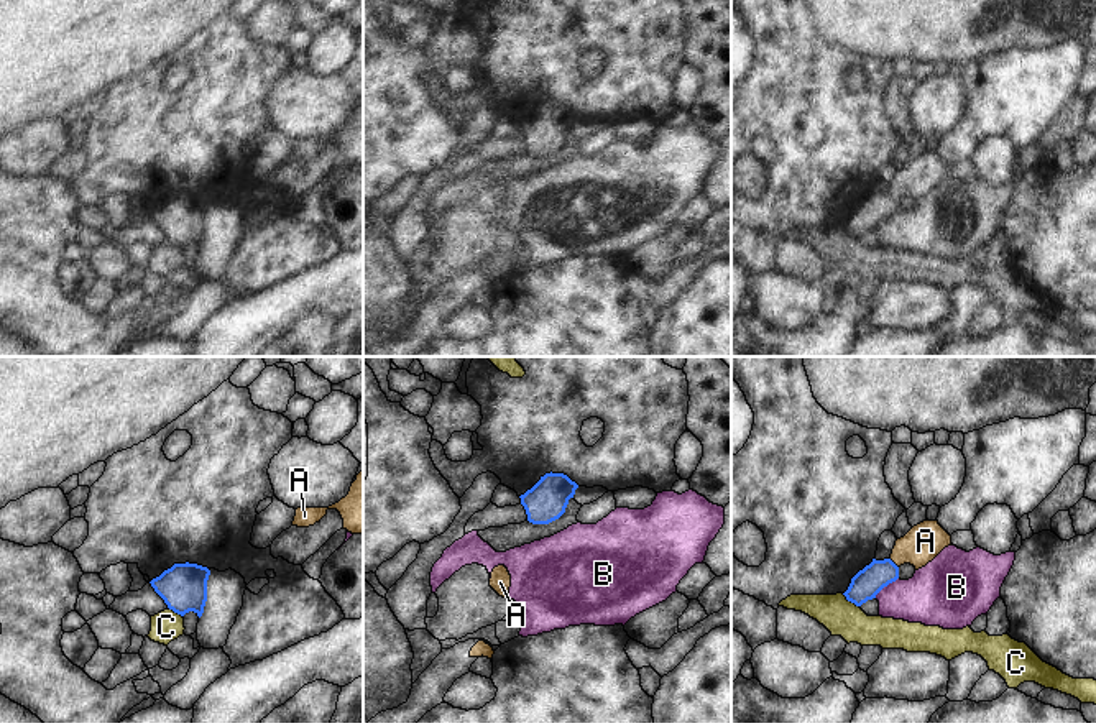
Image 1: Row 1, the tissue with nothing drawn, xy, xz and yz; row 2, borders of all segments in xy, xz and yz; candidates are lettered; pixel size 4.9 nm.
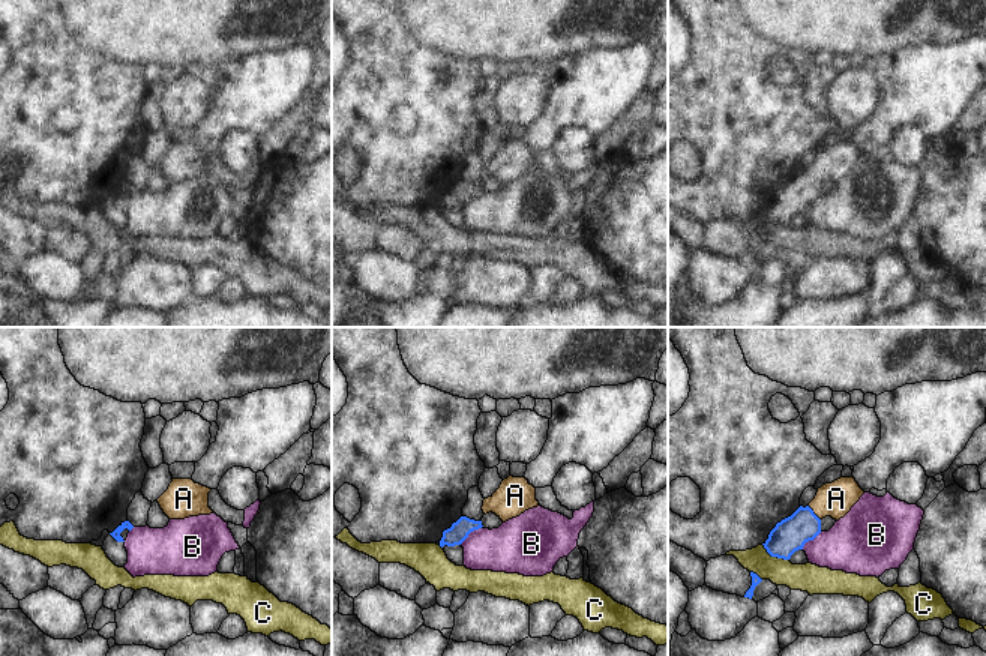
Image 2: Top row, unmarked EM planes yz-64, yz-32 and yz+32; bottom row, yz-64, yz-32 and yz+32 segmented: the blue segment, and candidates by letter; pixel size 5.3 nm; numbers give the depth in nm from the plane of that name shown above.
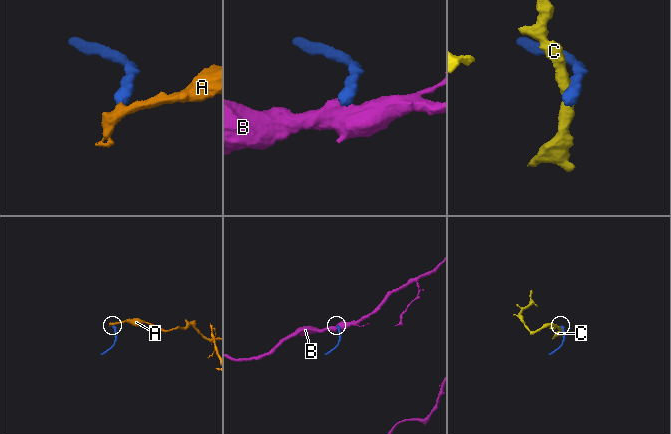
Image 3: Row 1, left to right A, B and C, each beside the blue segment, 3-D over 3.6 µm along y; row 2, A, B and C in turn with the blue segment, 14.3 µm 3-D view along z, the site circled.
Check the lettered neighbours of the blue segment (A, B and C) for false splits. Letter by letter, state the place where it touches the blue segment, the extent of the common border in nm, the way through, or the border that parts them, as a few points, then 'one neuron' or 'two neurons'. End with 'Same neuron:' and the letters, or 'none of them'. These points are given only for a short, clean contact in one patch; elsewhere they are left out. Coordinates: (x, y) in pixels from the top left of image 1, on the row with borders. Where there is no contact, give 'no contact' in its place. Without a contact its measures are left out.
A: yz (894, 564) | 60 nm | across yz (866, 584), (894, 564), (909, 549), (925, 541) | one neuron
B: yz (886, 585) | 160 nm | along yz (897, 577), (874, 597) | two neurons
C: yz (850, 600) | 110 nm | along yz (842, 594), (858, 607) | two neurons
Same neuron: A

